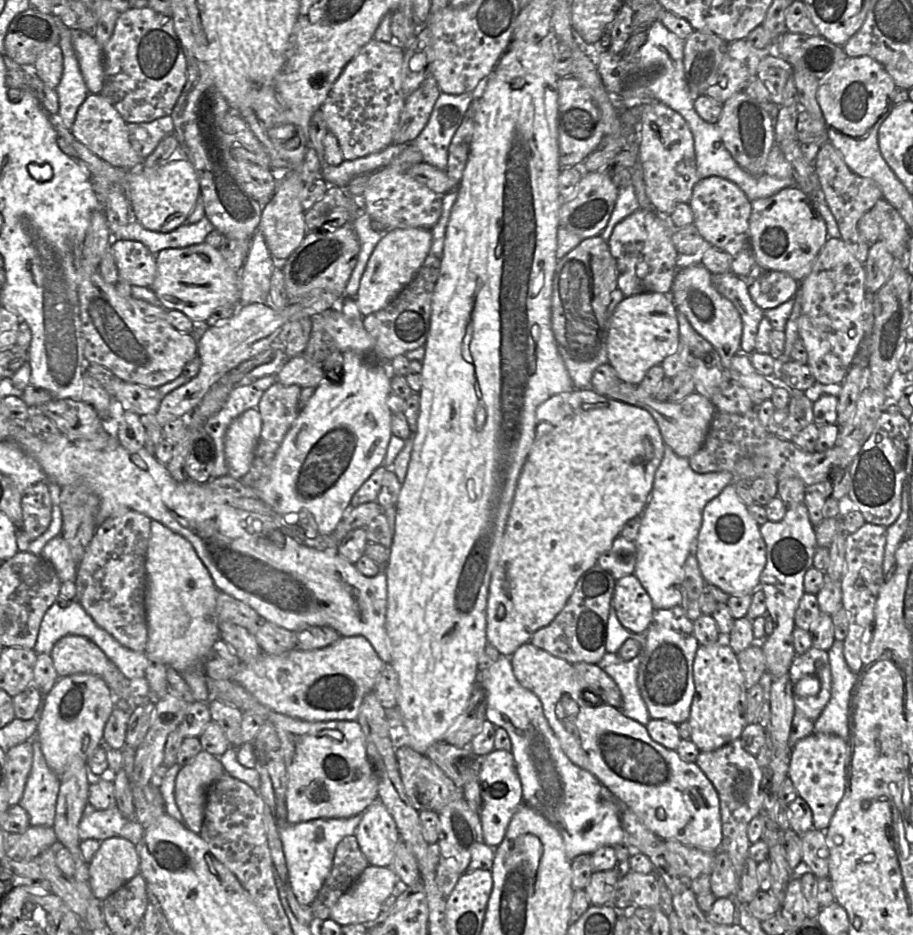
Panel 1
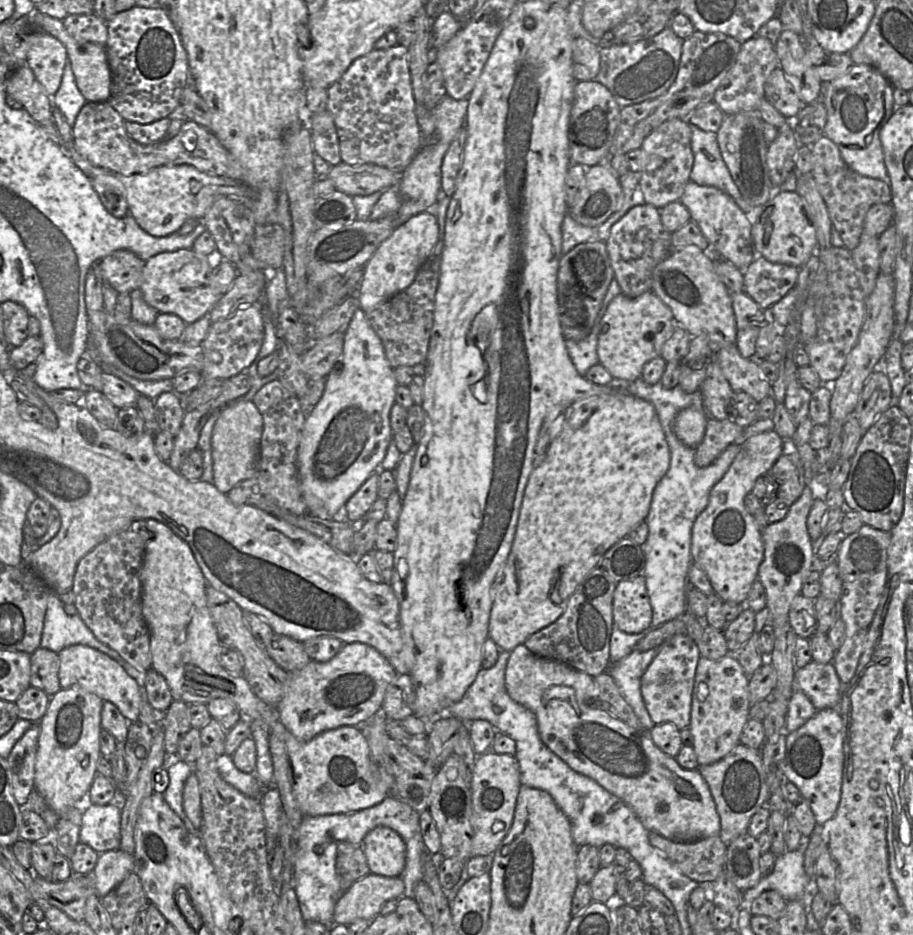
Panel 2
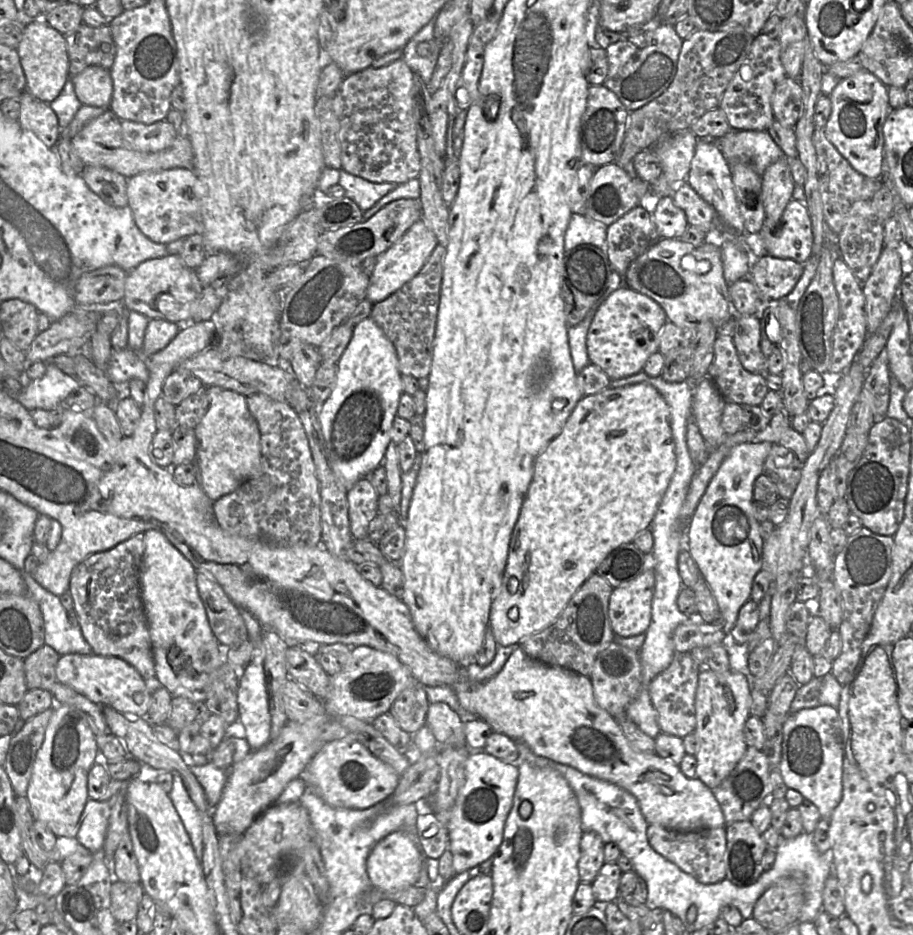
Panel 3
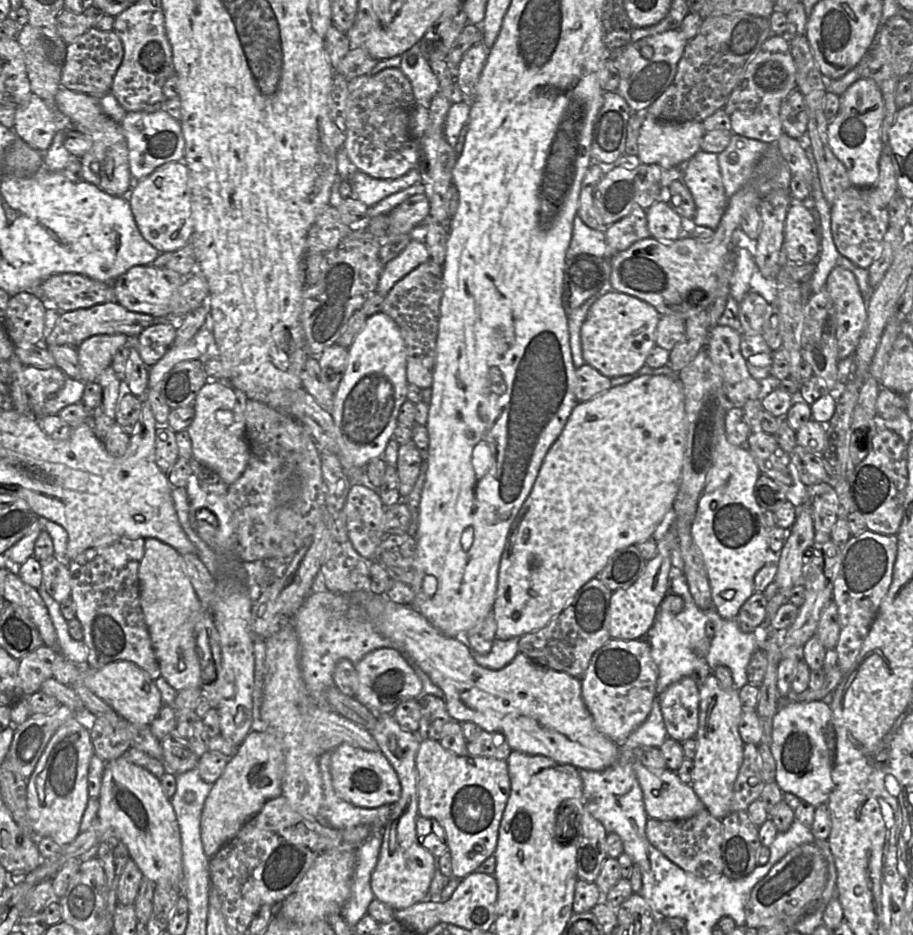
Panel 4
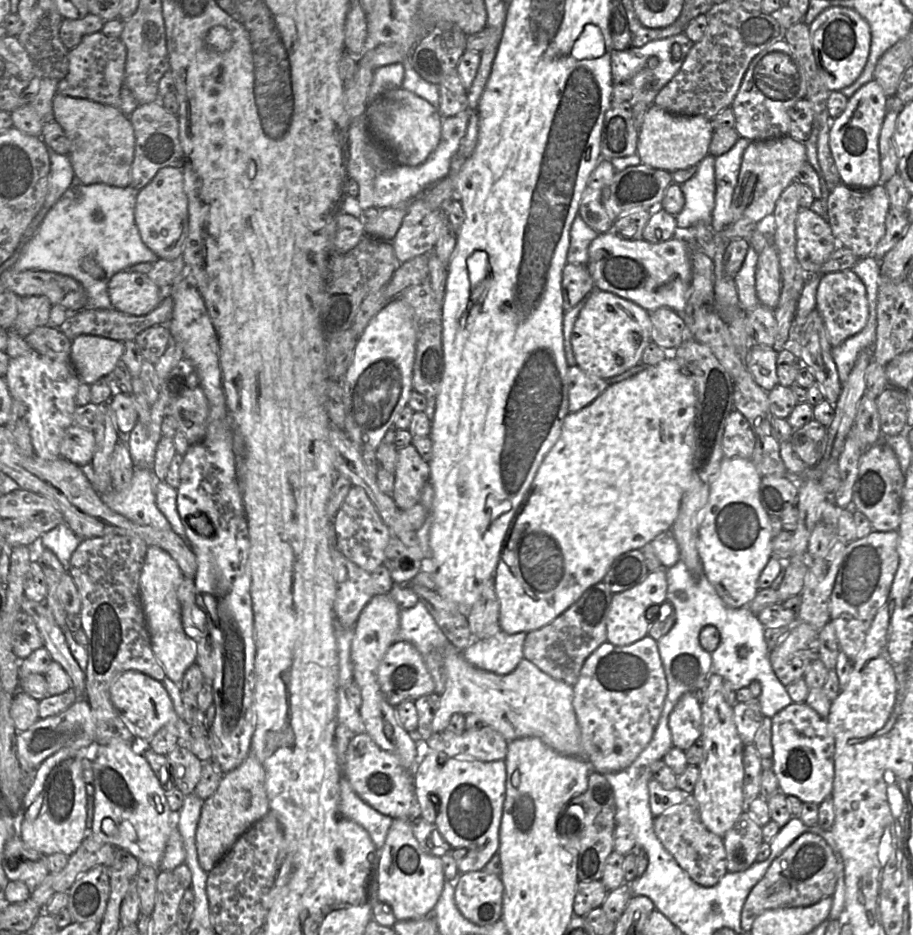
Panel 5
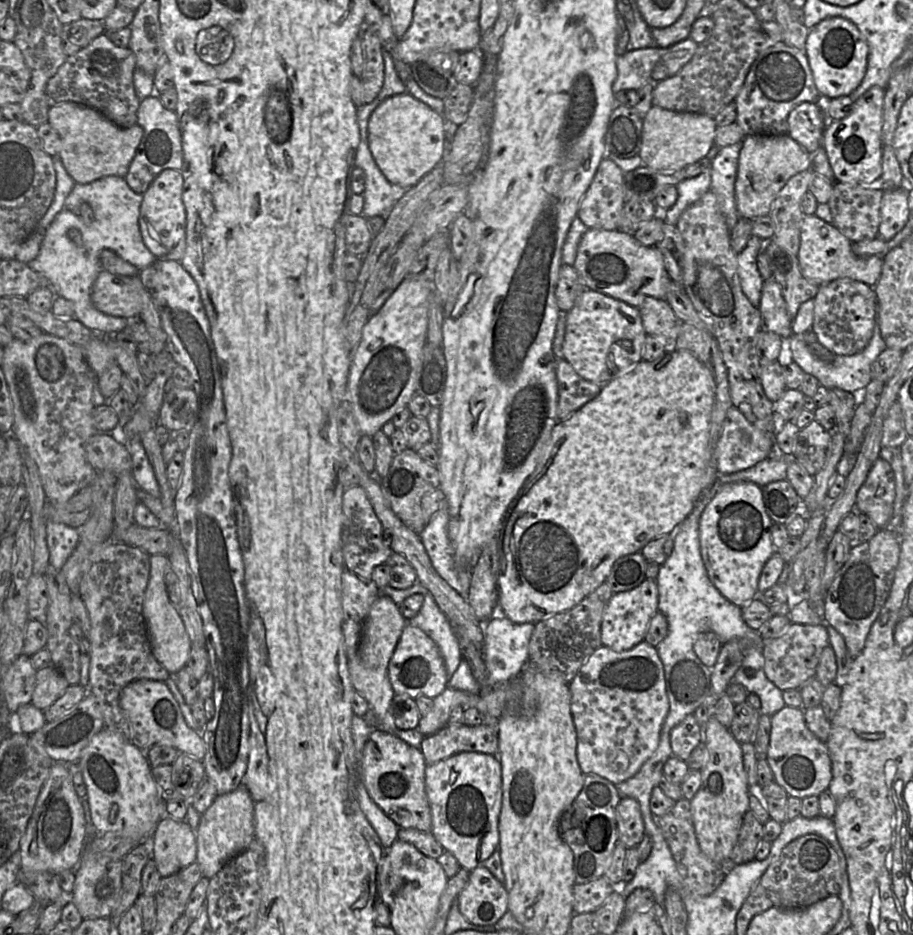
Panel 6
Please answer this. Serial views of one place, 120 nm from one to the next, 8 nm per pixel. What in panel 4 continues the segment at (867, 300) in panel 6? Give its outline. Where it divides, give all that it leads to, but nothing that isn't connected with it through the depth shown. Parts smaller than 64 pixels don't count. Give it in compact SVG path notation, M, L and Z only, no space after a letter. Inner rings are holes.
M836 265L826 285L836 316L836 344L839 360L853 355L865 327L867 306L854 274Z

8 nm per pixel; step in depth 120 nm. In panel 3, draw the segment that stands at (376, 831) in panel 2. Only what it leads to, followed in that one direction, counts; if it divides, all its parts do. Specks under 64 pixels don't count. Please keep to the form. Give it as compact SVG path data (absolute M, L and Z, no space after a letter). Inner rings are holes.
M395 831L380 840L367 859L367 874L374 888L382 891L399 891L416 885L425 856L417 842L402 831Z

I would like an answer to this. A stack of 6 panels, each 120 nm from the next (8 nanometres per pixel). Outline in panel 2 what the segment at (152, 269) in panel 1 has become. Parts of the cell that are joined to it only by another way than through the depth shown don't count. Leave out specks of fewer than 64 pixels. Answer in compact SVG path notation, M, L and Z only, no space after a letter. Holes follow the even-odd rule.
M116 250L99 261L97 264L103 283L108 284L115 291L120 293L129 293L140 288L142 281L142 272L145 261L128 250Z

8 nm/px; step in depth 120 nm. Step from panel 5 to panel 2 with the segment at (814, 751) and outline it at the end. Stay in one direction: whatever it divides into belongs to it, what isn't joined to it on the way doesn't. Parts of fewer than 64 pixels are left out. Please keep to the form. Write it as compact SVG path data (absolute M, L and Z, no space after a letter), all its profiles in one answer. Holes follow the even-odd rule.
M839 709L817 711L803 726L787 734L783 771L808 802L816 823L823 826L831 820L841 799L844 769L845 725Z

